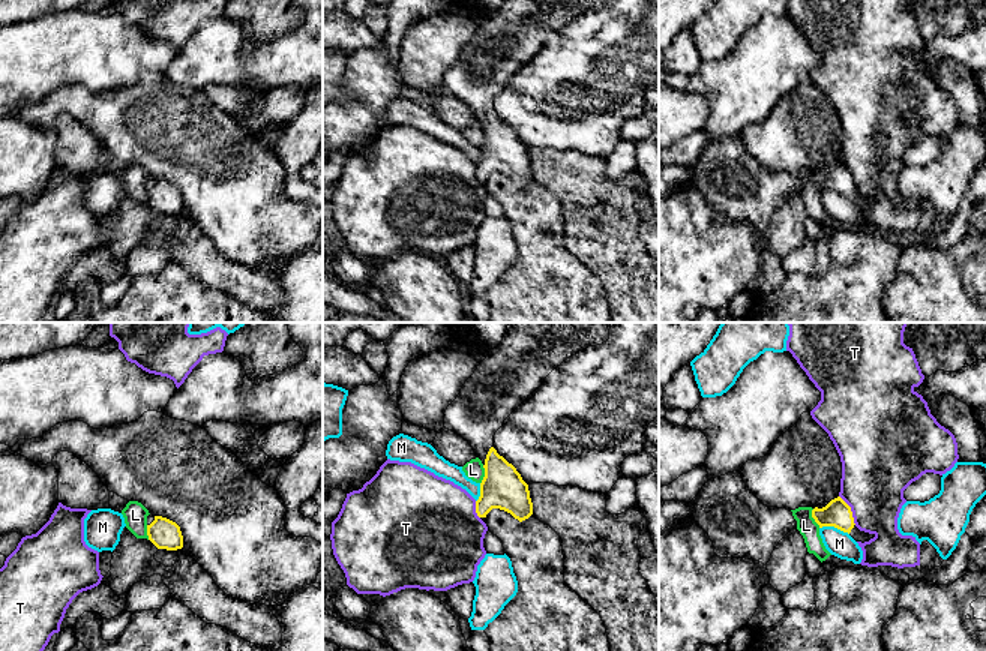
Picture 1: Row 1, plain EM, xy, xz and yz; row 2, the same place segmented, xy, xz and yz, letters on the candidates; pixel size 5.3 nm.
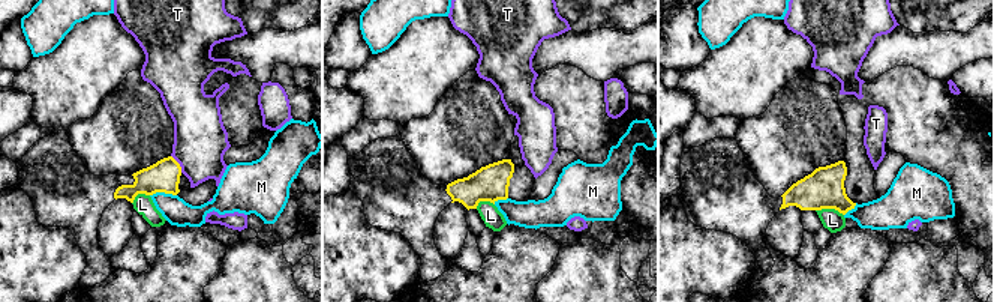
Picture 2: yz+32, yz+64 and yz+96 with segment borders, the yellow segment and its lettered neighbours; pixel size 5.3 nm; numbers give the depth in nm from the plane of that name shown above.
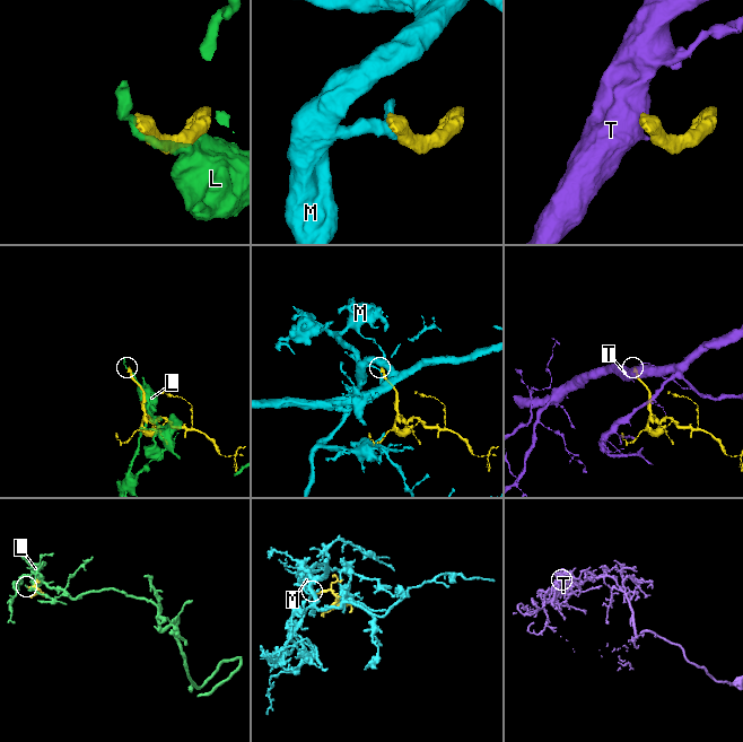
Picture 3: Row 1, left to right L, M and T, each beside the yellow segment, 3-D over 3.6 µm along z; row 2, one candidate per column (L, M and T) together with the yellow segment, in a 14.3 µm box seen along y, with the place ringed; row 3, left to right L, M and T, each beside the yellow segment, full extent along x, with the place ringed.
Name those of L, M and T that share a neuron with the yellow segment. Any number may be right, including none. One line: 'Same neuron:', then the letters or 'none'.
Same neuron: none

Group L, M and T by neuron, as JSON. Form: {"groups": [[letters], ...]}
{"groups": [["L"], ["M"], ["T"]]}

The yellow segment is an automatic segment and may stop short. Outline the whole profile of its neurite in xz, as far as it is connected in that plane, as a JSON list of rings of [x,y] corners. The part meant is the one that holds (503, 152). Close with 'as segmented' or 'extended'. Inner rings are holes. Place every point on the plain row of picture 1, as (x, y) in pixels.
[[[504,0],[444,76],[444,92],[461,99],[485,132],[476,177],[486,182],[492,172],[510,177],[519,186],[533,178],[528,148],[516,132],[494,112],[494,99],[504,84],[566,22],[609,0]]] | extended

